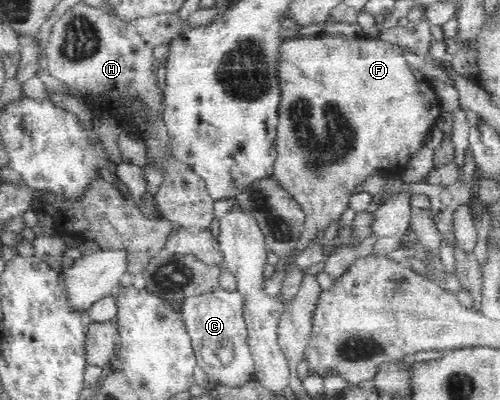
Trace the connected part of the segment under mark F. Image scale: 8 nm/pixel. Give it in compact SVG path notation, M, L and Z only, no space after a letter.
M320 32L315 37L302 36L293 39L283 38L278 45L277 59L277 80L278 91L280 91L280 102L278 103L277 115L277 137L276 150L278 156L274 165L273 177L285 191L288 191L299 202L301 210L306 214L303 234L296 243L295 250L300 252L305 246L311 245L308 241L314 238L314 233L321 228L325 230L331 223L337 219L349 207L349 197L356 187L369 175L378 169L403 169L411 161L412 155L424 147L430 130L437 121L437 116L442 112L441 102L437 99L437 94L430 88L427 80L417 81L411 69L409 69L403 49L398 45L383 41L383 39L369 38L366 36L343 37L343 35L329 35L326 32Z

